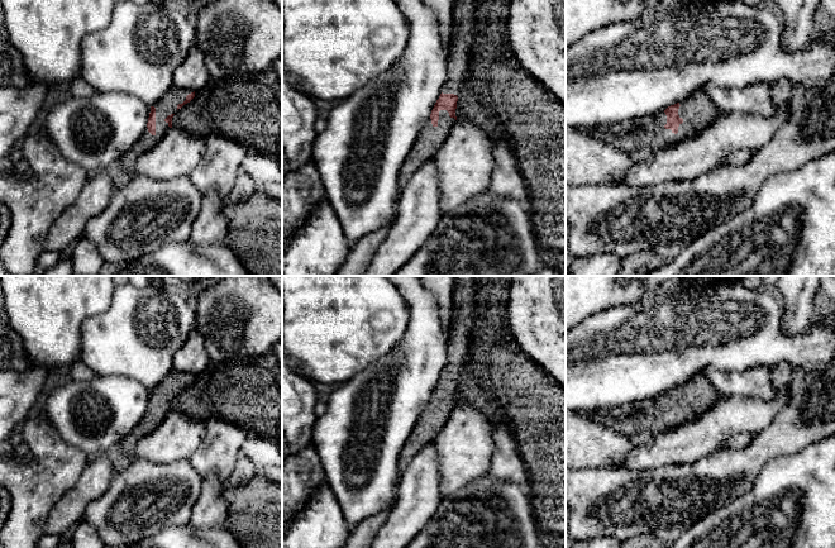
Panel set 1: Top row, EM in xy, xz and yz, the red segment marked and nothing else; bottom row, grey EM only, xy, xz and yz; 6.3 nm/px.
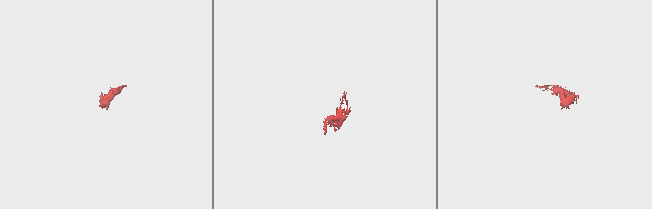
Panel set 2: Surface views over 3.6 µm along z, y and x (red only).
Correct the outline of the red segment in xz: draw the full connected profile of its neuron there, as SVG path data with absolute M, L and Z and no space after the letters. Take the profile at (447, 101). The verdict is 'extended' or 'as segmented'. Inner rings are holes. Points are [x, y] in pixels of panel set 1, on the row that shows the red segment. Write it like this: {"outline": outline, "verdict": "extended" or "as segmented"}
{"outline": "M440 94L430 118L419 133L406 161L399 173L400 192L407 185L414 173L428 161L433 159L435 153L447 140L457 116L458 96L454 94Z", "verdict": "extended"}

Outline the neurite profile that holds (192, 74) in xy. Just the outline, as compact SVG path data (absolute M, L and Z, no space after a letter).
M192 47L185 61L175 71L172 87L197 91L204 87L210 78L204 53L197 47Z

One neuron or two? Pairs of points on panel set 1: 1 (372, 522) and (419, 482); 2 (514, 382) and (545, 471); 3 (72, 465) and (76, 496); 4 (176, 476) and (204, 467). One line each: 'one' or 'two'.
1: two
2: one
3: two
4: two

